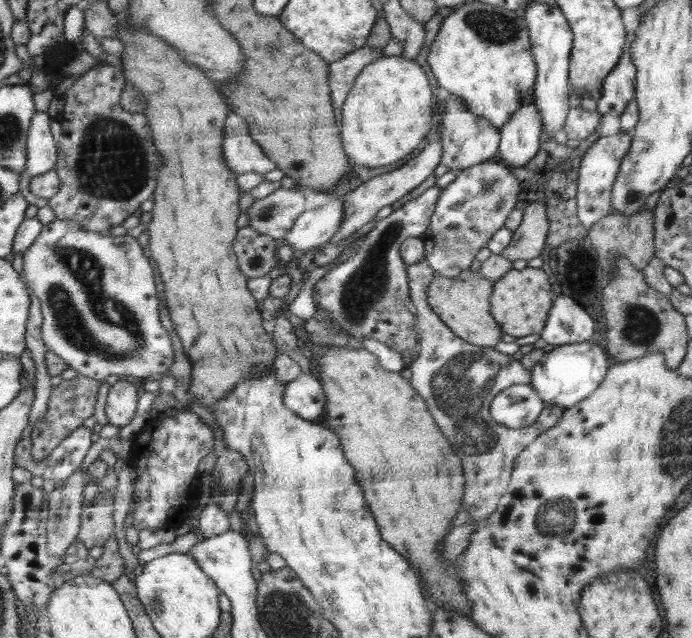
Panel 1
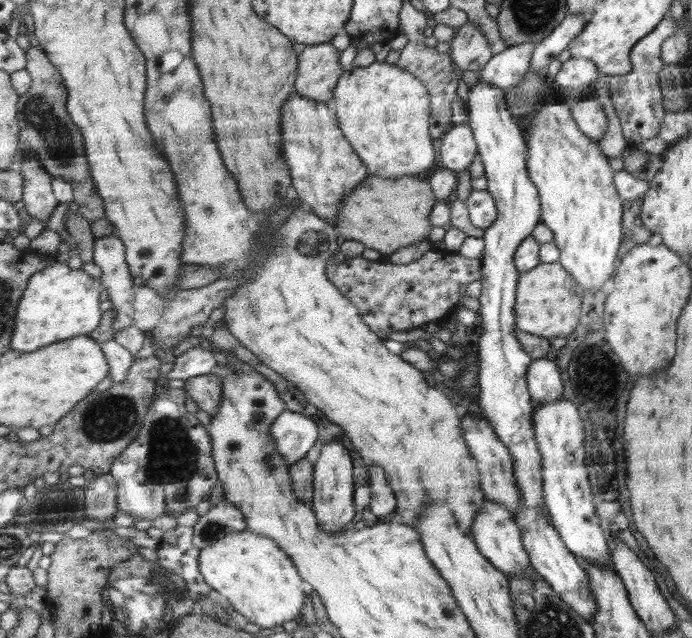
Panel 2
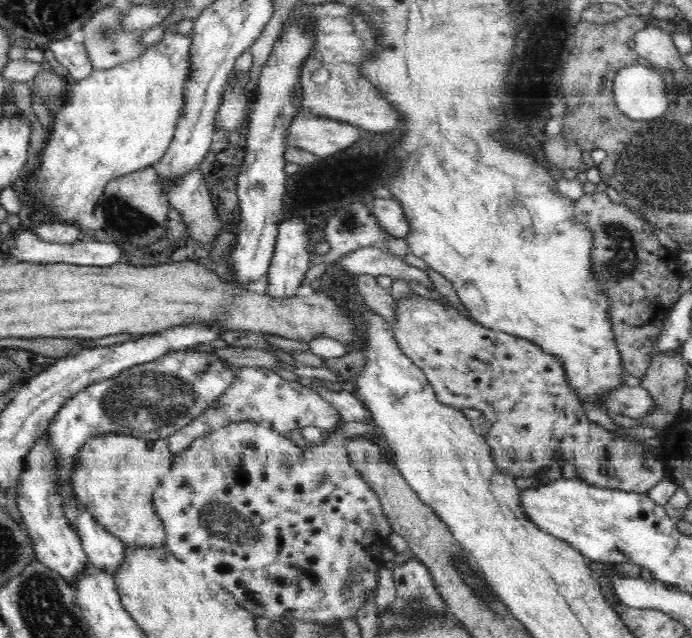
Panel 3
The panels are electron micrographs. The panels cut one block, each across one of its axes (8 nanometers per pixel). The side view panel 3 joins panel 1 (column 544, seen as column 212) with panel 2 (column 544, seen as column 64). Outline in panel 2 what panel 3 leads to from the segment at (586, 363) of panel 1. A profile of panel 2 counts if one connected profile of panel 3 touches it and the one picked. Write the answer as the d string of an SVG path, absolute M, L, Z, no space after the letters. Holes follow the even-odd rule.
M564 398L559 401L545 402L534 408L535 438L542 452L543 499L551 525L559 531L563 542L580 561L589 564L608 564L610 548L594 516L594 504L590 492L590 476L586 476L584 464L584 424L576 406Z

